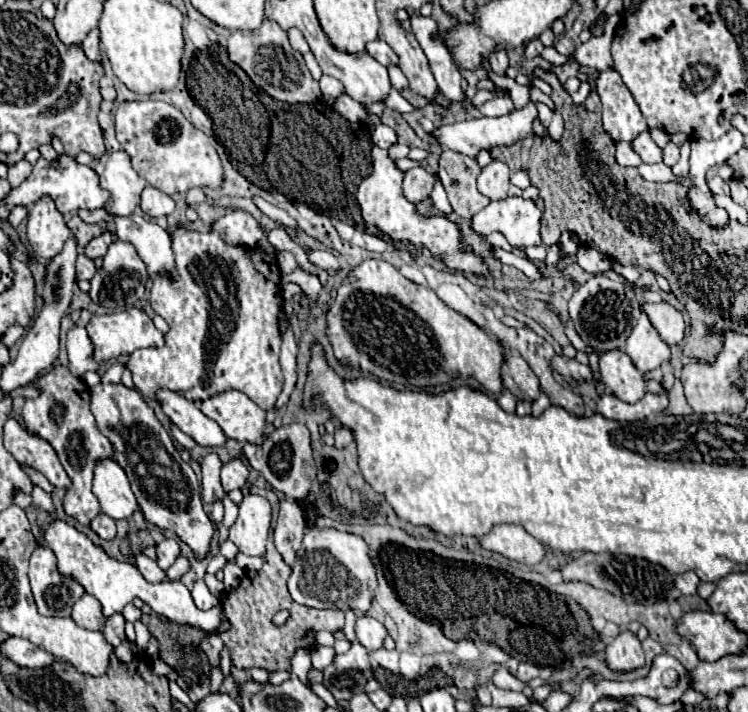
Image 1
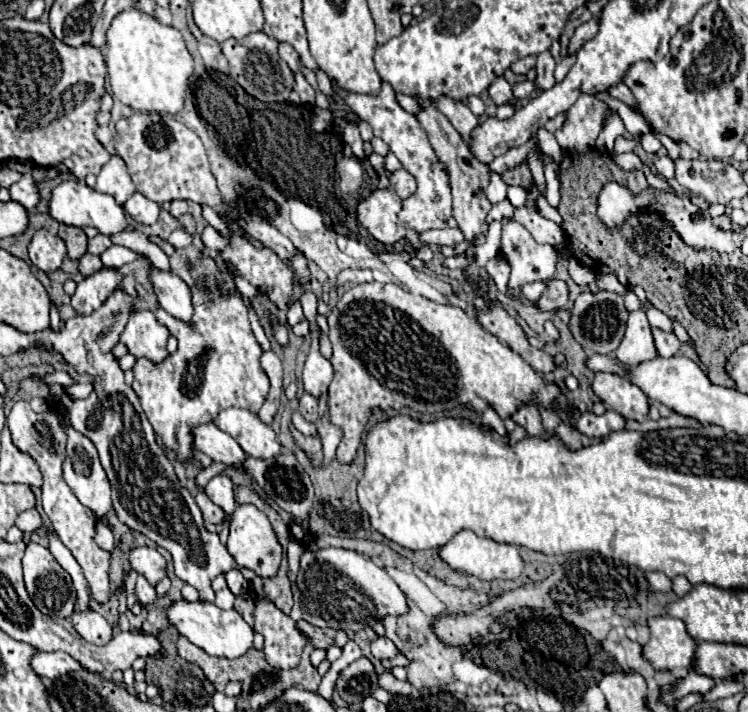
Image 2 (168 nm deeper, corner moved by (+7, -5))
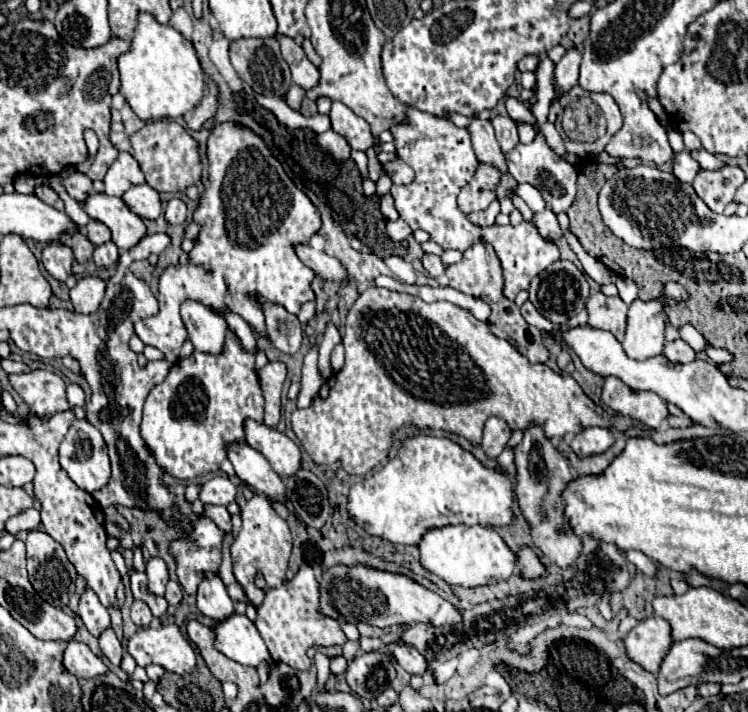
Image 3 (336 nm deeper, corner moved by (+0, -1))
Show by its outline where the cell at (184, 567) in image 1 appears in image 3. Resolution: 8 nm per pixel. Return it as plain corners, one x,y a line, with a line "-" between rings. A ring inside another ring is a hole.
169,580
169,584
167,584
167,590
165,590
165,600
169,602
169,604
179,604
181,602
181,596
183,596
183,590
181,590
181,586
177,584
177,582
173,582
173,580

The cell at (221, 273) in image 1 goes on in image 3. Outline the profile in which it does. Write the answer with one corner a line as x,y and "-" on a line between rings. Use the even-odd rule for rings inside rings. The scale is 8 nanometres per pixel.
227,328
221,354
207,354
195,350
191,356
177,360
171,366
167,378
161,384
153,386
143,408
141,432
155,460
159,460
163,472
169,472
181,480
191,480
219,470
219,464
227,456
225,454
227,440
245,440
243,436
245,418
255,418
257,422
263,422
263,390
259,386
255,370
255,354
245,350
235,332

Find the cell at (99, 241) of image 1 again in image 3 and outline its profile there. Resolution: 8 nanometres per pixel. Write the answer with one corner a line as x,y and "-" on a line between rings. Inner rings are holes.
91,220
91,222
87,224
87,238
89,238
95,246
99,246
99,244
105,244
105,242
111,240
111,232
109,232
109,228
107,228
105,224
99,224
99,222

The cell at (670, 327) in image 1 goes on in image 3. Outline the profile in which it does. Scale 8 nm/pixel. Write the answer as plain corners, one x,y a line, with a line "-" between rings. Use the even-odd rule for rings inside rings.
681,338
673,340
673,342
667,342
663,354
671,362
691,362
691,360
695,360
695,350
687,342
683,342

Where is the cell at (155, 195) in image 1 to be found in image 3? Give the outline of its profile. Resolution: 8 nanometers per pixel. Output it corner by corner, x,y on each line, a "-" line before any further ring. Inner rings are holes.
149,184
131,186
123,194
123,202
129,206
131,212
135,212
141,218
157,220
161,214
161,198
159,192
155,192

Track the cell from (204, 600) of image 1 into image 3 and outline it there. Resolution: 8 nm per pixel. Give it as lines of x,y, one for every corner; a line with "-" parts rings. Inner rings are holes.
199,516
193,522
189,536
181,536
171,544
171,552
177,558
179,584
187,594
197,592
199,572
219,572
221,564
221,528
207,516

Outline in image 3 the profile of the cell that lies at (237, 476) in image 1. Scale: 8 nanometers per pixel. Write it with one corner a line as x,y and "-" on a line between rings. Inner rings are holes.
215,476
211,480
207,480
201,488
199,500
203,504
231,504
237,496
237,488
235,484
227,478
227,476

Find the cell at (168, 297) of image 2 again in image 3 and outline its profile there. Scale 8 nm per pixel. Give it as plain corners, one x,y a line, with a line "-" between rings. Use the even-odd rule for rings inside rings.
183,300
181,318
195,348
203,352
221,352
223,336
227,330
227,322
223,318
213,314
197,300

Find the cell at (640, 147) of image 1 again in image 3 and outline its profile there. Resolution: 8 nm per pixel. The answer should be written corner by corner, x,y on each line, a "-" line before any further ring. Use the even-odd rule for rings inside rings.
679,152
673,158
673,174
681,180
681,182
691,182
695,178
695,172
701,170
699,164
689,156
689,152

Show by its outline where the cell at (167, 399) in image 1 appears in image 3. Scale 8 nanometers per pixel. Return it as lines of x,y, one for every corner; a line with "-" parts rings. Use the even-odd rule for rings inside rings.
237,440
227,444
227,458
231,460
235,474
253,486
259,492
265,492
271,500
283,500
283,482
279,474
271,468
271,464
265,460
261,452
251,448
249,444

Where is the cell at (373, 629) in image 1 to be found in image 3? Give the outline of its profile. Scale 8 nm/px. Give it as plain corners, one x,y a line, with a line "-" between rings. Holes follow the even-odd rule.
393,644
393,658
399,666
403,666
409,674
425,674
427,672
427,660
413,648
405,644

